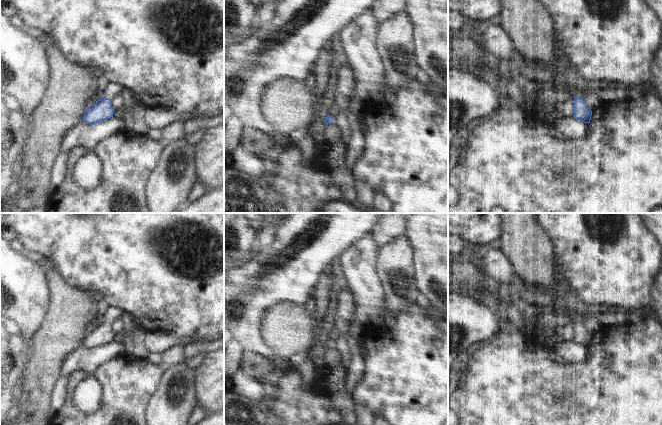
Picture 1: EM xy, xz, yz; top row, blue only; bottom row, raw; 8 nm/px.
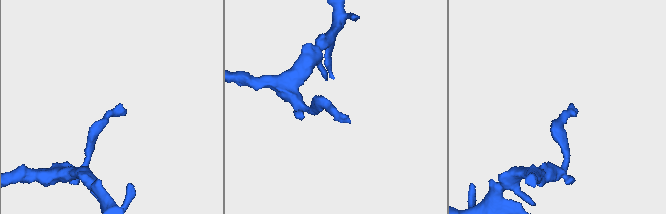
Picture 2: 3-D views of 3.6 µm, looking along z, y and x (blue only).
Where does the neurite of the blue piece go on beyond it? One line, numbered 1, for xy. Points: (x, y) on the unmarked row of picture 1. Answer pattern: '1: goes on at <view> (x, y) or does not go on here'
1: goes on at xy (112, 313)

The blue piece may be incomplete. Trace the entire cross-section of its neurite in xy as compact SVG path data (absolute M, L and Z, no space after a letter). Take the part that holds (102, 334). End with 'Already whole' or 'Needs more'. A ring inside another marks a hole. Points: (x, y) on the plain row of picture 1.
M108 307L102 316L102 322L96 325L92 332L85 335L83 345L93 349L113 341L114 334L110 329L110 324L120 318L122 313L123 311L117 307Z. Needs more.

